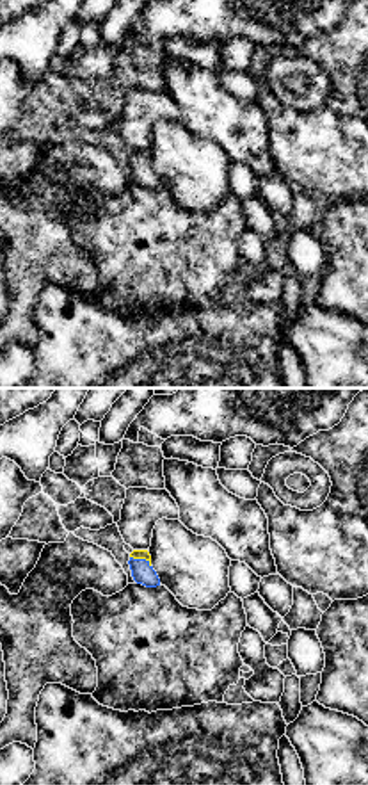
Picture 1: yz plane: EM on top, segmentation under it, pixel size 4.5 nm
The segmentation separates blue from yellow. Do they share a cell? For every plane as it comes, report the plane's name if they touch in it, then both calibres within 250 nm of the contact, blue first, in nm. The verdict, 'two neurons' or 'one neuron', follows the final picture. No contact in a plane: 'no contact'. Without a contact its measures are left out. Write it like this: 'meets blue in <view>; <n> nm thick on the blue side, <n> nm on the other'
meets blue in yz; 100 nm thick on the blue side, 50 nm on the other

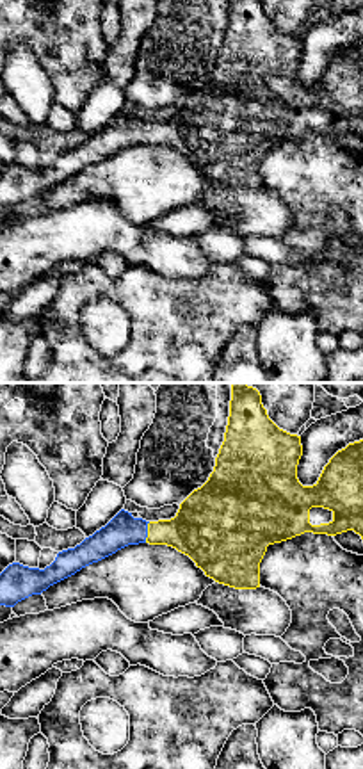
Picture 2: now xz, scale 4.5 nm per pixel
meets blue in xz; 150 nm thick on the blue side, 280 nm on the other

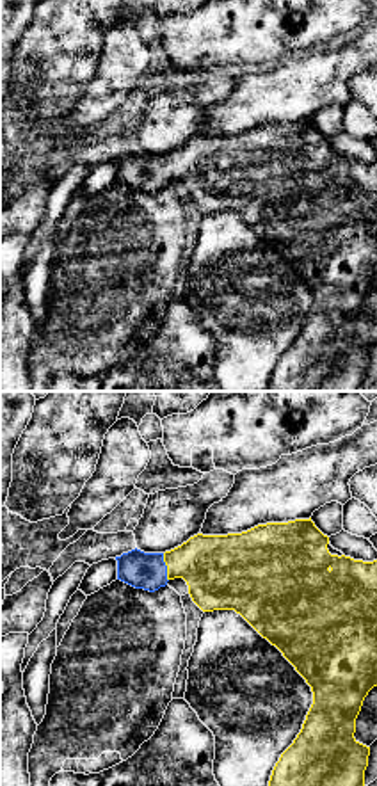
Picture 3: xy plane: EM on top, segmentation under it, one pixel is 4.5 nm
meets blue in xy; 170 nm thick on the blue side, 320 nm on the other

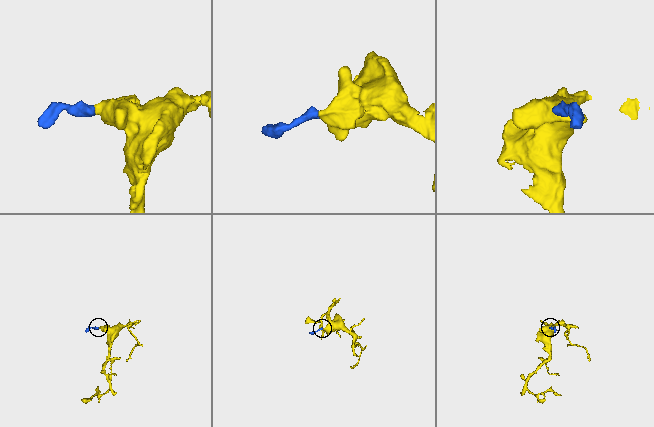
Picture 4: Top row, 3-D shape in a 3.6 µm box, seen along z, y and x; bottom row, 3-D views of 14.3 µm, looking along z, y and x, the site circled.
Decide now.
one neuron

